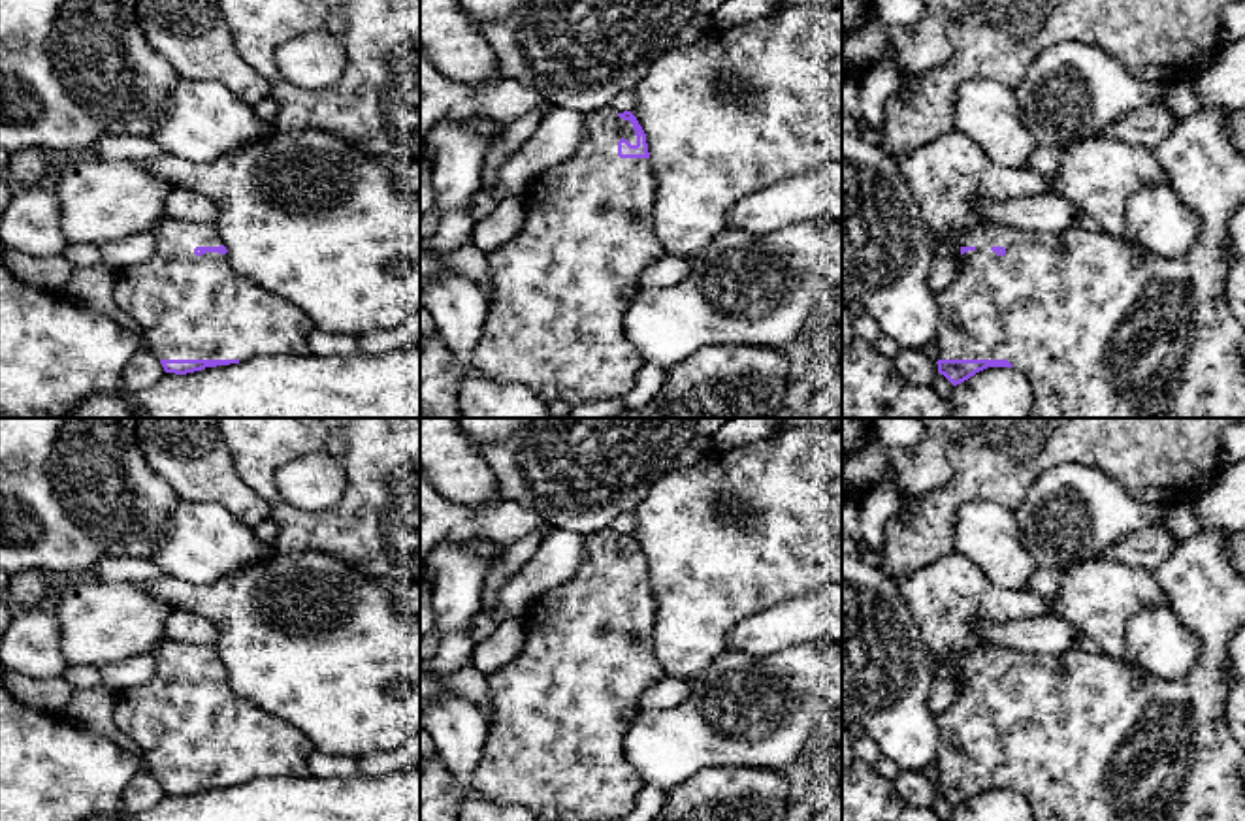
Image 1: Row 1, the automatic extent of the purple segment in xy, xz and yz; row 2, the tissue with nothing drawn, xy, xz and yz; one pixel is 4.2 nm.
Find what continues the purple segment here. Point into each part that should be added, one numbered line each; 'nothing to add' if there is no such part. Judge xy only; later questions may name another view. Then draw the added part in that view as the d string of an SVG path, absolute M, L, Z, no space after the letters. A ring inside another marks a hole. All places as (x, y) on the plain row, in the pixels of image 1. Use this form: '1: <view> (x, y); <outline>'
1: xy (189, 729); M164 640L156 648L154 674L141 685L115 693L115 723L130 736L158 781L254 781L275 776L309 776L315 748L290 723L234 693L228 676L194 676L196 668L220 668L215 644Z

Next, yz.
1: yz (1083, 737); M1221 529L1198 531L1190 539L1177 542L1155 571L1162 591L1168 595L1168 608L1200 638L1200 659L1183 678L1166 682L1140 668L1132 659L1117 661L1104 652L1091 653L1079 644L1059 655L979 644L961 659L961 667L970 672L962 676L955 700L936 716L938 781L1008 781L1013 791L1028 800L1034 821L1245 821L1245 749L1232 736L1226 716L1230 642L1245 625L1245 580L1224 550L1226 535Z

